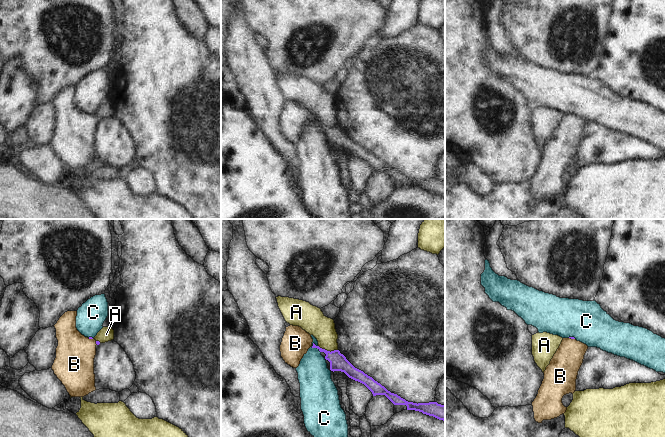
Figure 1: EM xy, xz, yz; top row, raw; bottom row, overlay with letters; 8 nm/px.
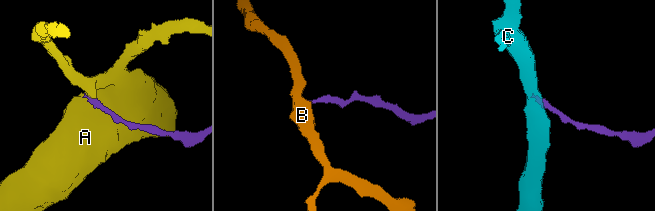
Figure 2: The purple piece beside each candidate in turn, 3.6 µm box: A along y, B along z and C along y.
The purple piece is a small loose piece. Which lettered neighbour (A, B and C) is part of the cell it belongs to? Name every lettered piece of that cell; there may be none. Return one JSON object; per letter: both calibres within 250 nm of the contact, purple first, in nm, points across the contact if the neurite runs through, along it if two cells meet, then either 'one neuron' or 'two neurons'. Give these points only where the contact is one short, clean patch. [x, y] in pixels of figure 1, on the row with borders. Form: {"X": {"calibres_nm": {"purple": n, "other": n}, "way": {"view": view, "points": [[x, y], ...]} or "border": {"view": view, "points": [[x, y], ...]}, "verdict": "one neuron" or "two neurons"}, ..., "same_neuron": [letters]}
{"A": {"calibres_nm": {"purple": 140, "other": 190}, "border": {"view": "xz", "points": [[318, 345], [330, 351], [337, 350]]}, "verdict": "two neurons"}, "B": {"calibres_nm": {"purple": 20, "other": 240}, "way": {"view": "yz", "points": [[569, 337], [572, 338], [570, 355], [564, 366]]}, "verdict": "one neuron"}, "C": {"calibres_nm": {"purple": 140, "other": 260}, "border": {"view": "xz", "points": [[313, 342], [320, 352]]}, "verdict": "two neurons"}, "same_neuron": ["B"]}

